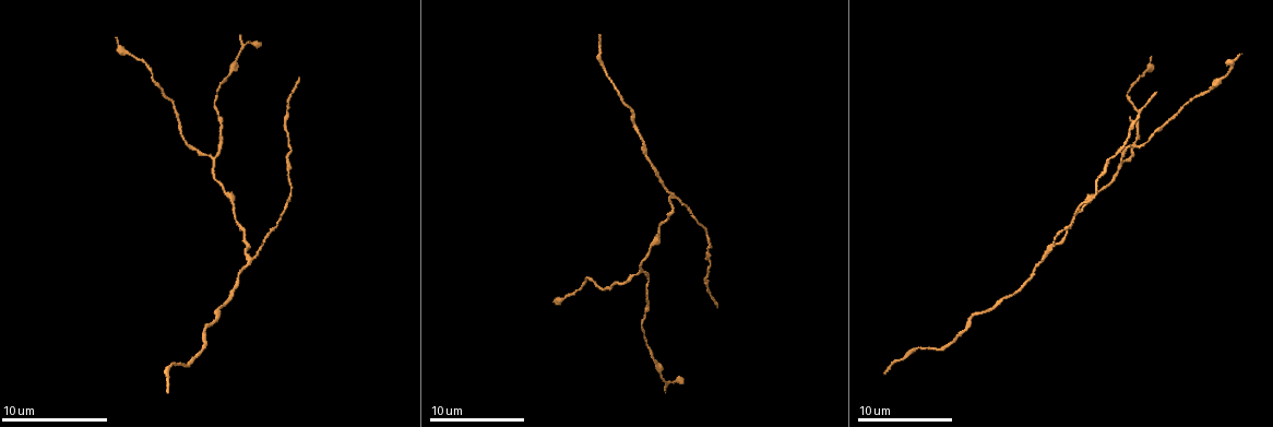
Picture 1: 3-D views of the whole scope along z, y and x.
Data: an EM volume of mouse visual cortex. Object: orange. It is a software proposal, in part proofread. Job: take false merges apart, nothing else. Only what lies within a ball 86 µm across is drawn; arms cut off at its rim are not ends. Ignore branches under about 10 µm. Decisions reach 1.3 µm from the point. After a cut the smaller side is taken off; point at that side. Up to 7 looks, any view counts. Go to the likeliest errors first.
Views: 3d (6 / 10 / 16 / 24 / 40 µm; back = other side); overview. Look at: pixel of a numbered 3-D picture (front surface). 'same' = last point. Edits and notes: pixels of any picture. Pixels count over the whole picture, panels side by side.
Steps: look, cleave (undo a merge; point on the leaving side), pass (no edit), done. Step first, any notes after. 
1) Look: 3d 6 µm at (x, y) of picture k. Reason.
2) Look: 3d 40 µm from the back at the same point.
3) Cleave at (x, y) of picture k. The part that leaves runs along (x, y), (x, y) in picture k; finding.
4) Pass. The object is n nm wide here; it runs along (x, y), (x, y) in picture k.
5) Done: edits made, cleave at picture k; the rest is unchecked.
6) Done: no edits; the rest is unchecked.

Look: 3d 6 µm at (215, 155) of picture 1. Three arms meet.

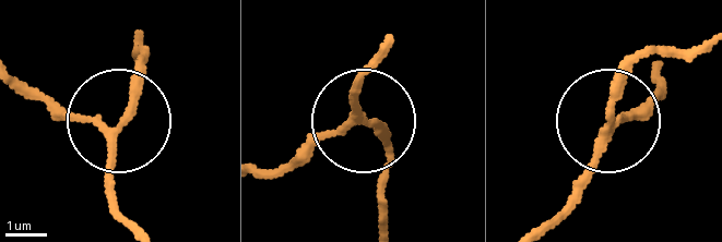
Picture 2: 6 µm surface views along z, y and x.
Pass. The object is 190 nm wide here; continuous, no second cell.

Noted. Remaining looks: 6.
Look: 3d 10 µm at (1047, 255) of picture 1. Three-way junction.

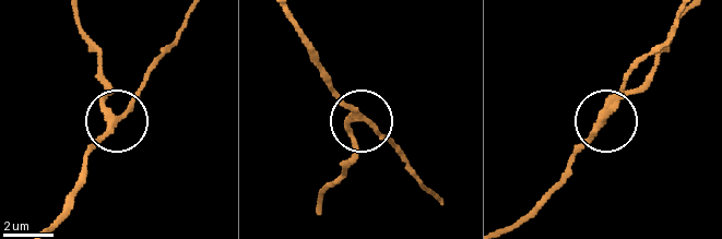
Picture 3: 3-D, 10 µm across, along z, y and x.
Pass. It runs along (95, 51), (105, 96), (118, 115), (153, 71) in picture 3; one cell here.

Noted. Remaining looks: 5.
Look: 3d 10 µm at (650, 246) of picture 1. Thick turns thin.

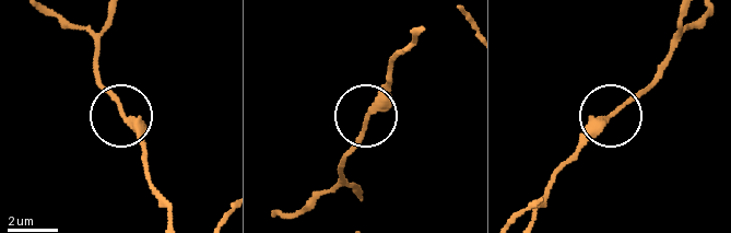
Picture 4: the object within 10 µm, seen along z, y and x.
Pass. The object is 240 nm wide here; continuous, no second cell.

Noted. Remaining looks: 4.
Done: no edits; the rest is unchecked.

